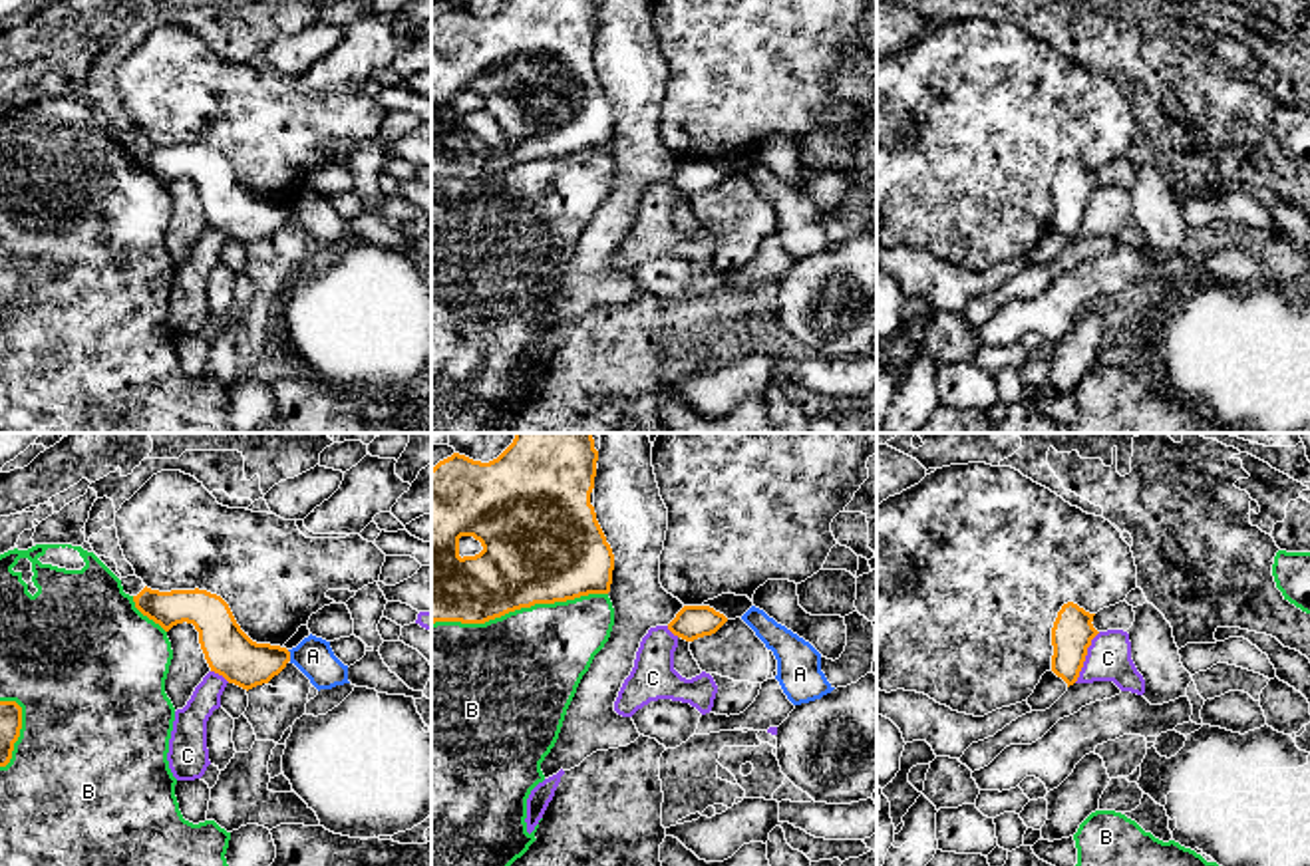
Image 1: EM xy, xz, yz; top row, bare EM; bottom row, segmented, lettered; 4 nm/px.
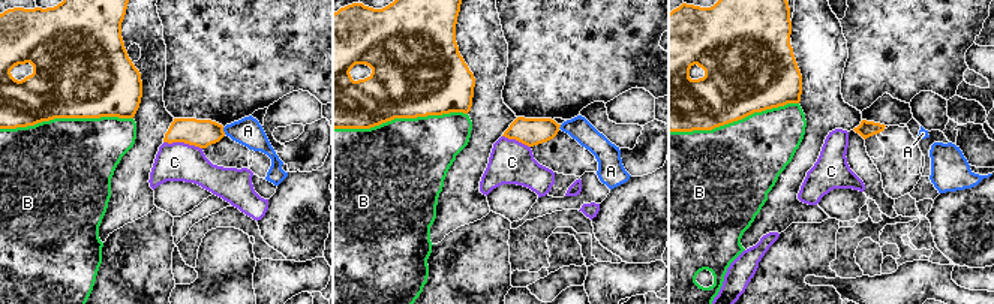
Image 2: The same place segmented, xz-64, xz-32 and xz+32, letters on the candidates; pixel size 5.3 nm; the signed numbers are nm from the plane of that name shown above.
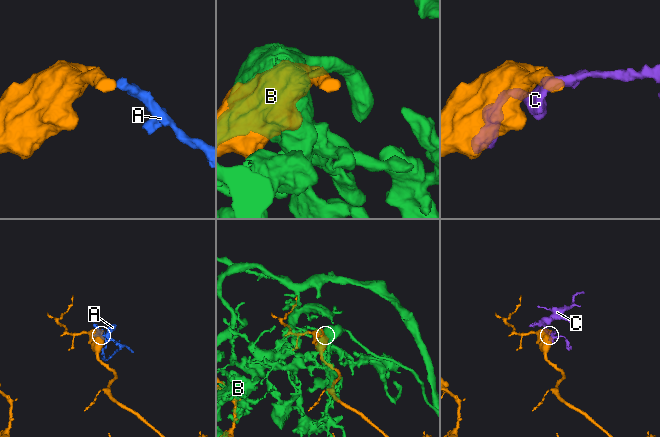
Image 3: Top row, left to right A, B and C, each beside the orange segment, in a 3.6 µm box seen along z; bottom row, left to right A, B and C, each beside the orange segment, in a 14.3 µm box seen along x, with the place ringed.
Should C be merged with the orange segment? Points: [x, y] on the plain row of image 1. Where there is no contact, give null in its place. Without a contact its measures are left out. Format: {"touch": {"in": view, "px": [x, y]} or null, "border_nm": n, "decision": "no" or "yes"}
{"touch": {"in": "yz", "px": [1084, 213]}, "border_nm": 240, "decision": "no"}

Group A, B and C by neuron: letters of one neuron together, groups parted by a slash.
A / B / C

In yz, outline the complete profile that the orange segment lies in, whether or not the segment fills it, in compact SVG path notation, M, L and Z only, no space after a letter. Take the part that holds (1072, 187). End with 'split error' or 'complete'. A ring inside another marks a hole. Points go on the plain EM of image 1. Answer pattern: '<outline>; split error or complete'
M1067 157L1058 167L1052 183L1052 226L1062 232L1067 242L1073 240L1083 222L1087 203L1091 195L1099 189L1093 183L1093 171L1073 157Z; complete

